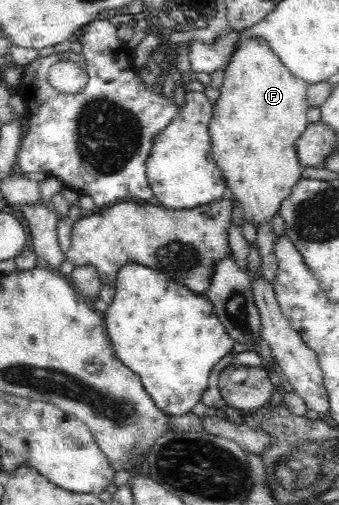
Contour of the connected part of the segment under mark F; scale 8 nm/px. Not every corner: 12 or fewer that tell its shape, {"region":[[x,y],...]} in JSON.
{"region":[[244,38],[209,124],[246,220],[302,177],[308,84]]}

